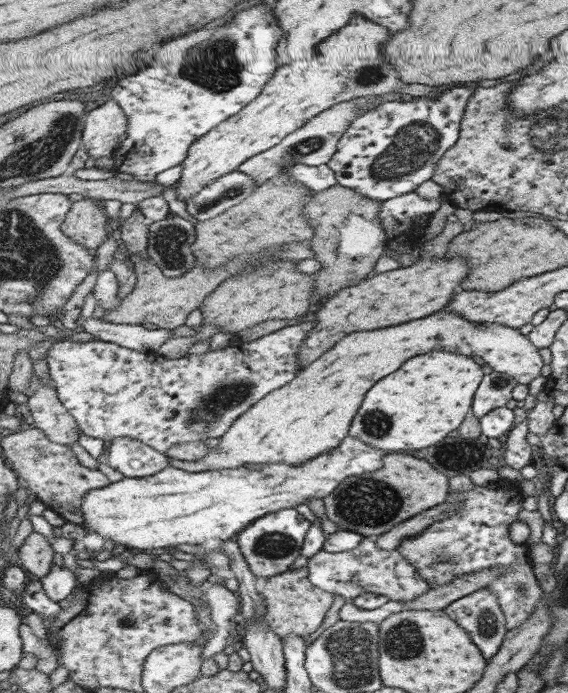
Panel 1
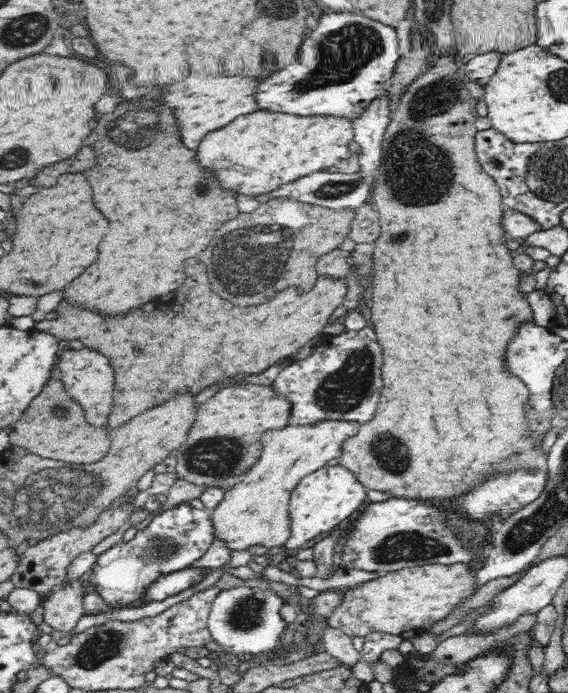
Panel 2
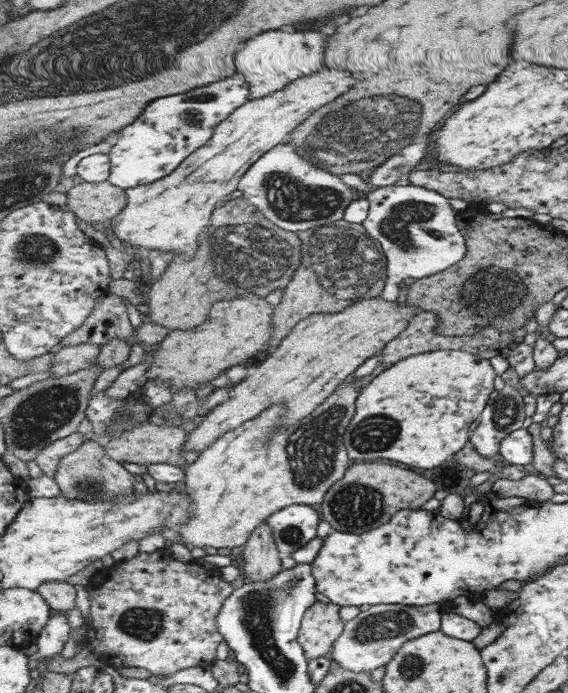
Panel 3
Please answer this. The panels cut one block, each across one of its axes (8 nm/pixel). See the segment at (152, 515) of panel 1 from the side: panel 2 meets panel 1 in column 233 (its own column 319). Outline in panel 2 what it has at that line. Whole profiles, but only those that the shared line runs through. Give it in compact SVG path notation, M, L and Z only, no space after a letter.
M338 462L311 472L300 480L291 492L288 513L290 513L290 538L285 542L285 548L294 550L304 546L314 538L330 532L348 517L354 517L365 506L367 488Z

